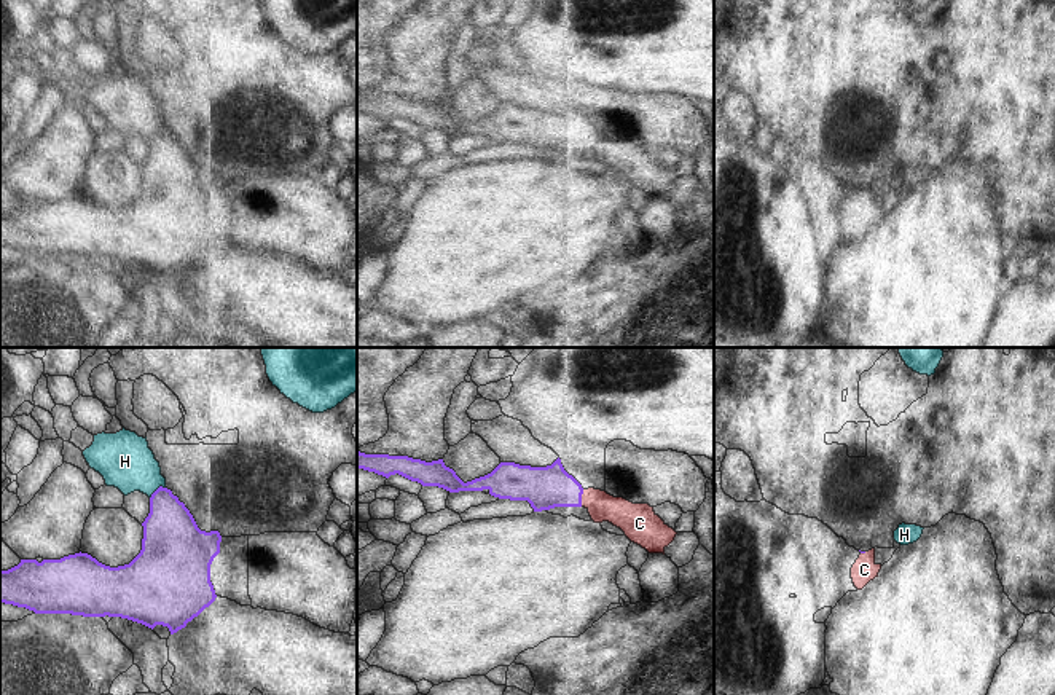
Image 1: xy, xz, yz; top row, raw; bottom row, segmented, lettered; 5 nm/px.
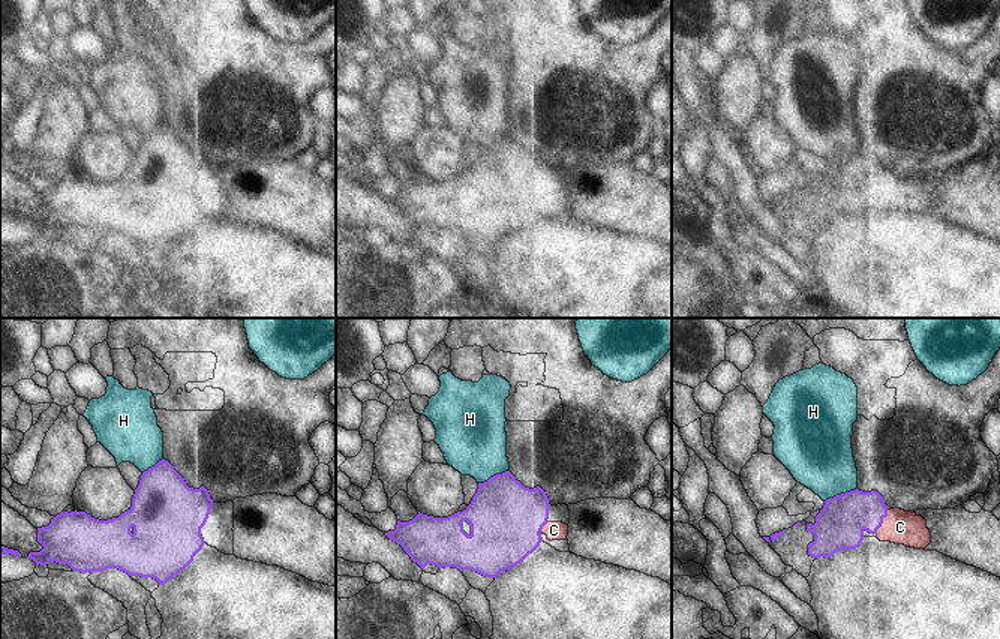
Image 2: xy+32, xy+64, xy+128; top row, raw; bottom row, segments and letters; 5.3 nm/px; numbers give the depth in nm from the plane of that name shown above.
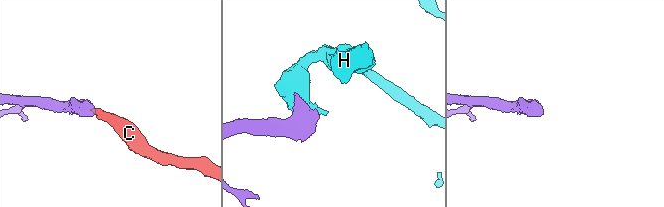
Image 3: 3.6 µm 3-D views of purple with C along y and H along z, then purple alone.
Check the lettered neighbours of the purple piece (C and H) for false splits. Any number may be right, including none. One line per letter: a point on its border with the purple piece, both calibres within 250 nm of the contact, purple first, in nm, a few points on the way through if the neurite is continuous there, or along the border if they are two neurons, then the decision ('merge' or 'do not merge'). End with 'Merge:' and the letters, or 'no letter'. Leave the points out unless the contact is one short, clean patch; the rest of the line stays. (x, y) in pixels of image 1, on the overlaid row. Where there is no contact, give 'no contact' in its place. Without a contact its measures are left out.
C: contact xz (580, 498); calibres 220 and 140 nm; merge
H: contact xy (156, 490); calibres 280 and 280 nm; do not merge
Merge: C

